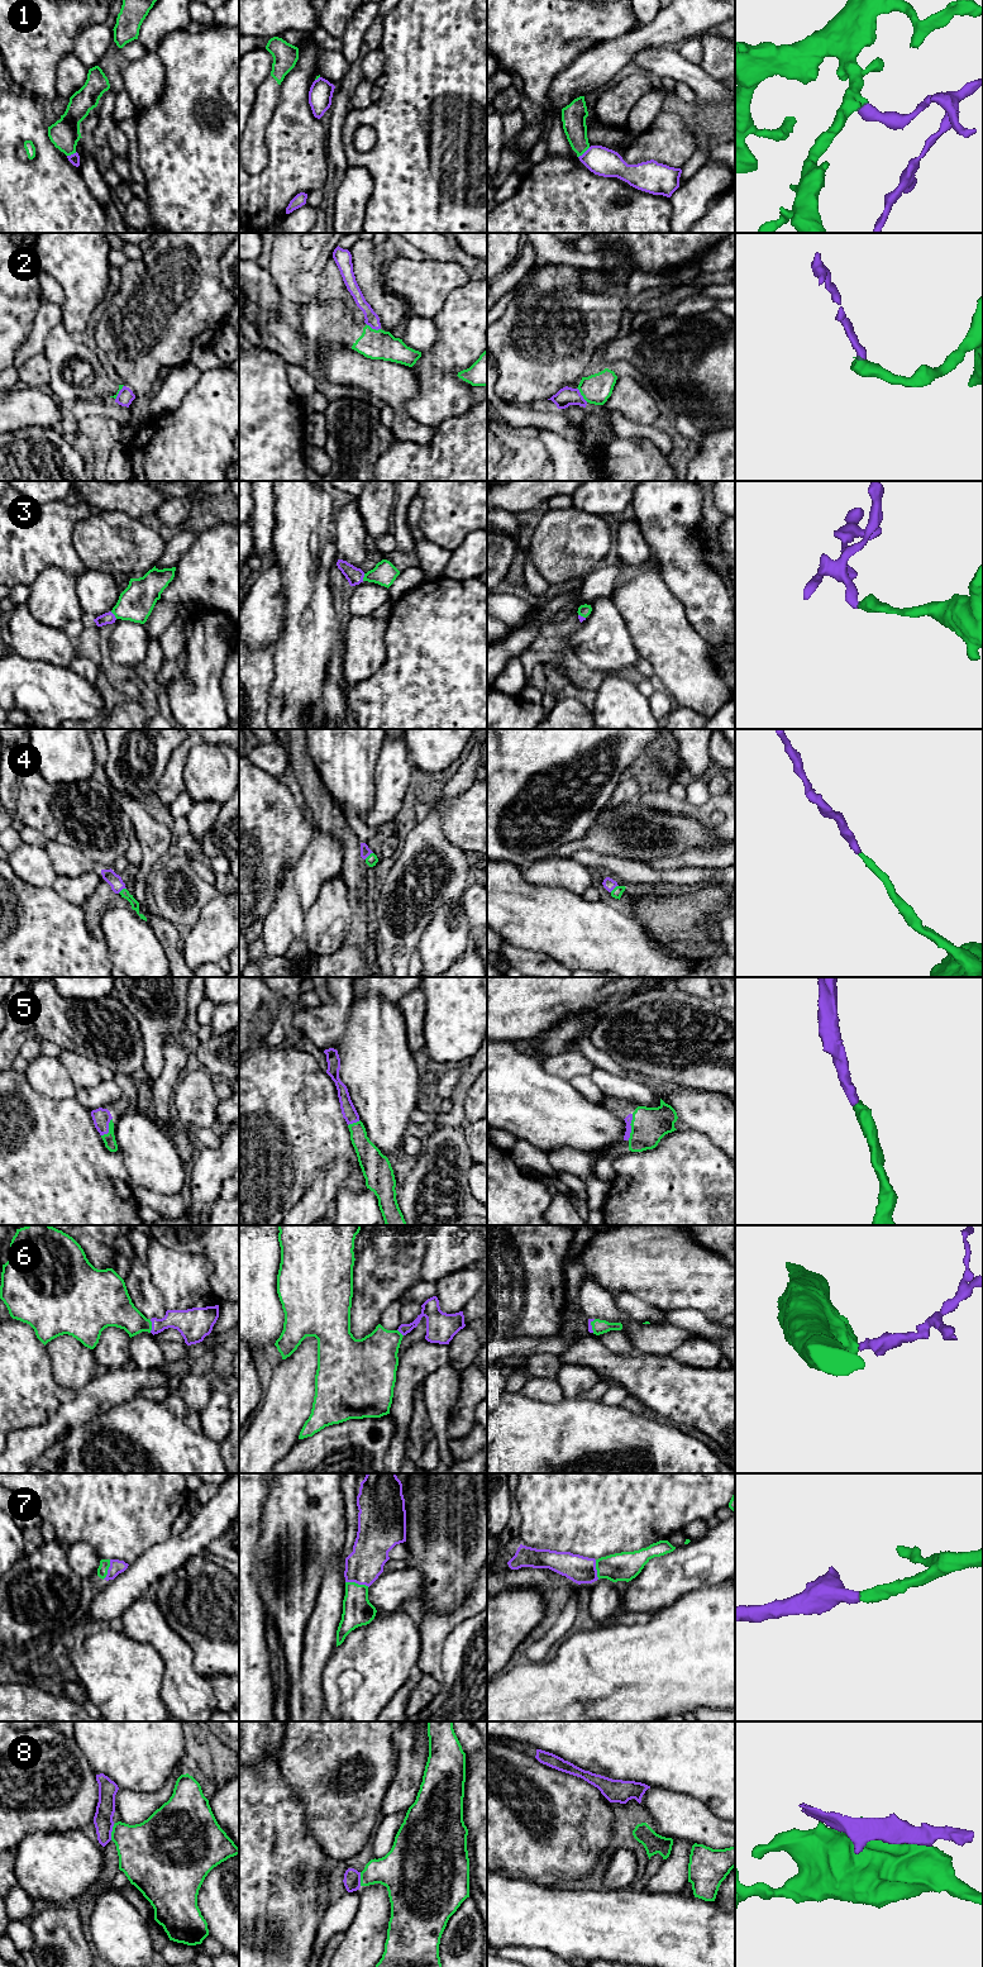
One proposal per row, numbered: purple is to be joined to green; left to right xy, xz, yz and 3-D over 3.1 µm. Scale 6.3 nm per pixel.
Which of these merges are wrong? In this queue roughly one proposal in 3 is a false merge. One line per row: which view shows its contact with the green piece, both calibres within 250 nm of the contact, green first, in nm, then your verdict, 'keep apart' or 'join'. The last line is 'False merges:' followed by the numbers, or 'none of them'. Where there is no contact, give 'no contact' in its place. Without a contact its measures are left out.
1: meets green in yz; 160 nm thick on the green side, 180 nm on the other; keep apart
2: meets green in xz; 190 nm thick on the green side, 90 nm on the other; keep apart
3: meets green in xy; 220 nm thick on the green side, 80 nm on the other; join
4: meets green in xy; 60 nm thick on the green side, 90 nm on the other; join
5: meets green in yz; 220 nm thick on the green side, 50 nm on the other; join
6: meets green in xy; 220 nm thick on the green side, 180 nm on the other; join
7: meets green in xz; 190 nm thick on the green side, 240 nm on the other; join
8: meets green in xy; 360 nm thick on the green side, 120 nm on the other; keep apart
False merges: 1, 2, 8

